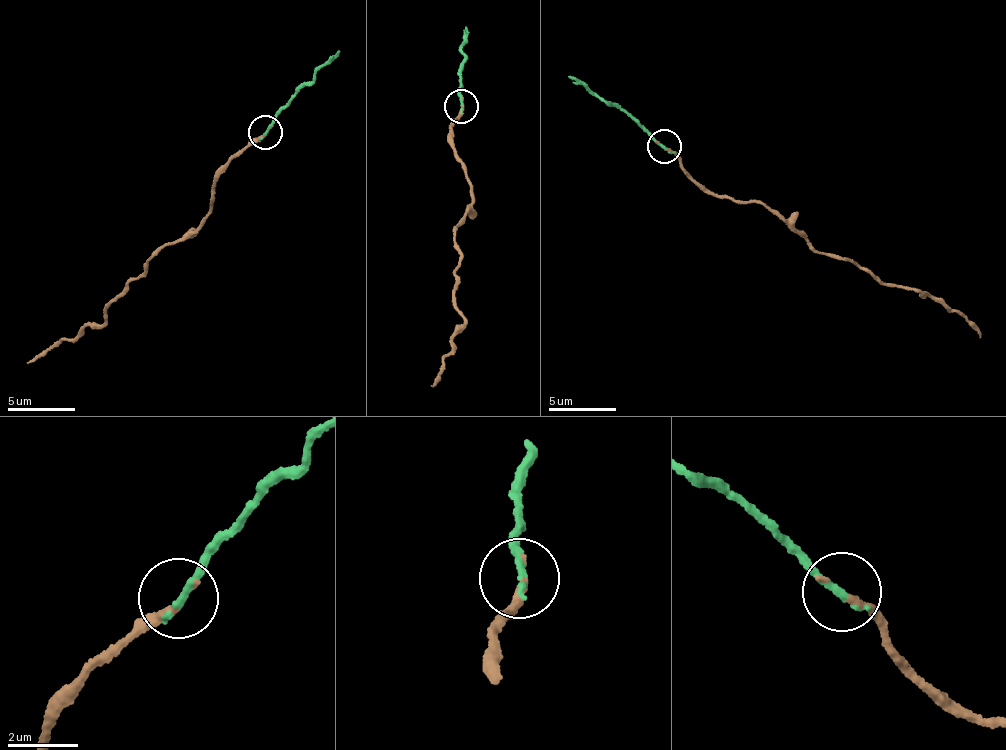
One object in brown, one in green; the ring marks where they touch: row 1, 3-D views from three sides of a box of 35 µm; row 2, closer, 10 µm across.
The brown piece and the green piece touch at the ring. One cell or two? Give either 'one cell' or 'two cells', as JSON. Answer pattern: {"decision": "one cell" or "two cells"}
{"decision": "one cell"}

